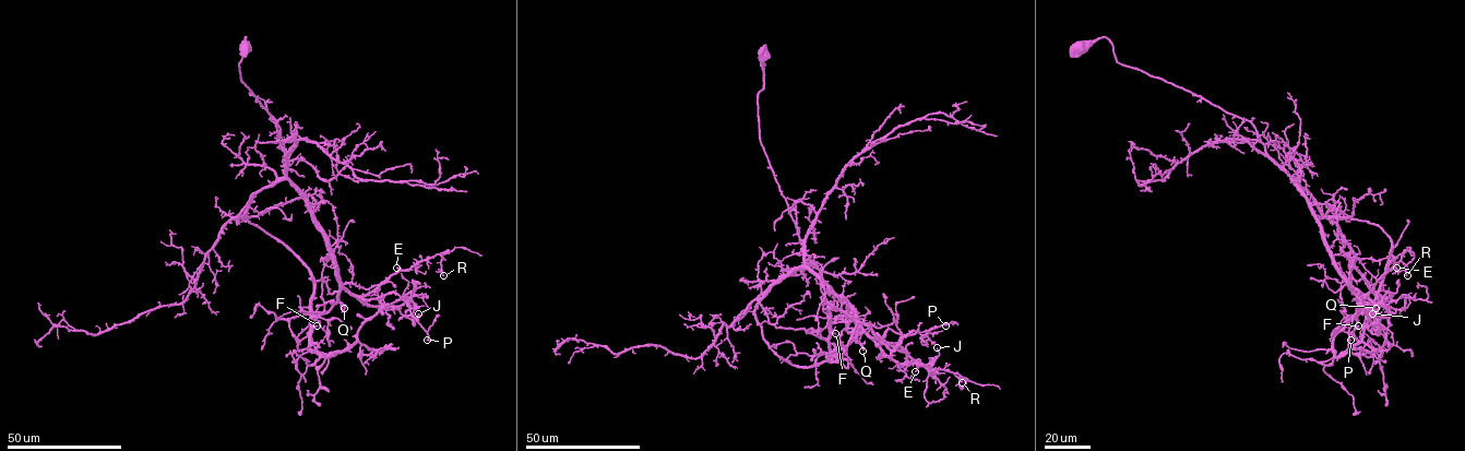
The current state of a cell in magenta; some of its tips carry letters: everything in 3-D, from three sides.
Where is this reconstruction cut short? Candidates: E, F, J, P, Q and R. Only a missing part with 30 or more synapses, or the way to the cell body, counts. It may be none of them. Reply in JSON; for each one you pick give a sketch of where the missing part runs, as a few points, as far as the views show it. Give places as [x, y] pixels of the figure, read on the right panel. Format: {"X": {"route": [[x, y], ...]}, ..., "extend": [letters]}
{"Q": {"route": [[1376, 308], [1381, 313], [1377, 327], [1356, 341], [1335, 329], [1317, 339], [1312, 352], [1303, 349]]}, "extend": ["Q"]}

